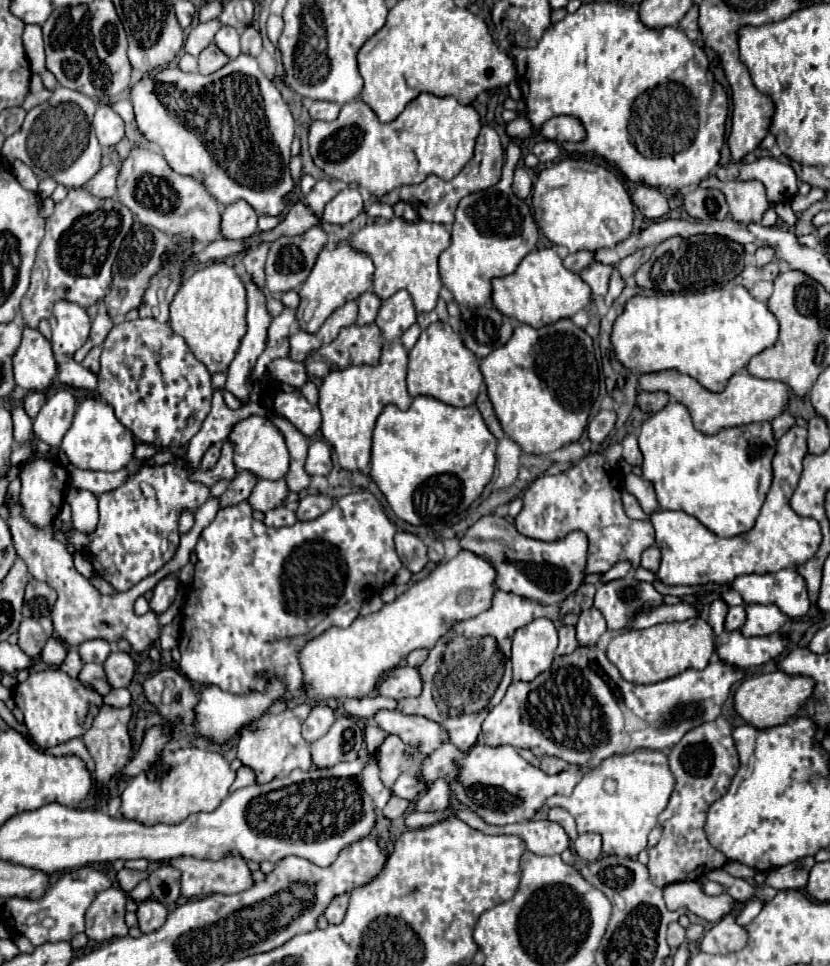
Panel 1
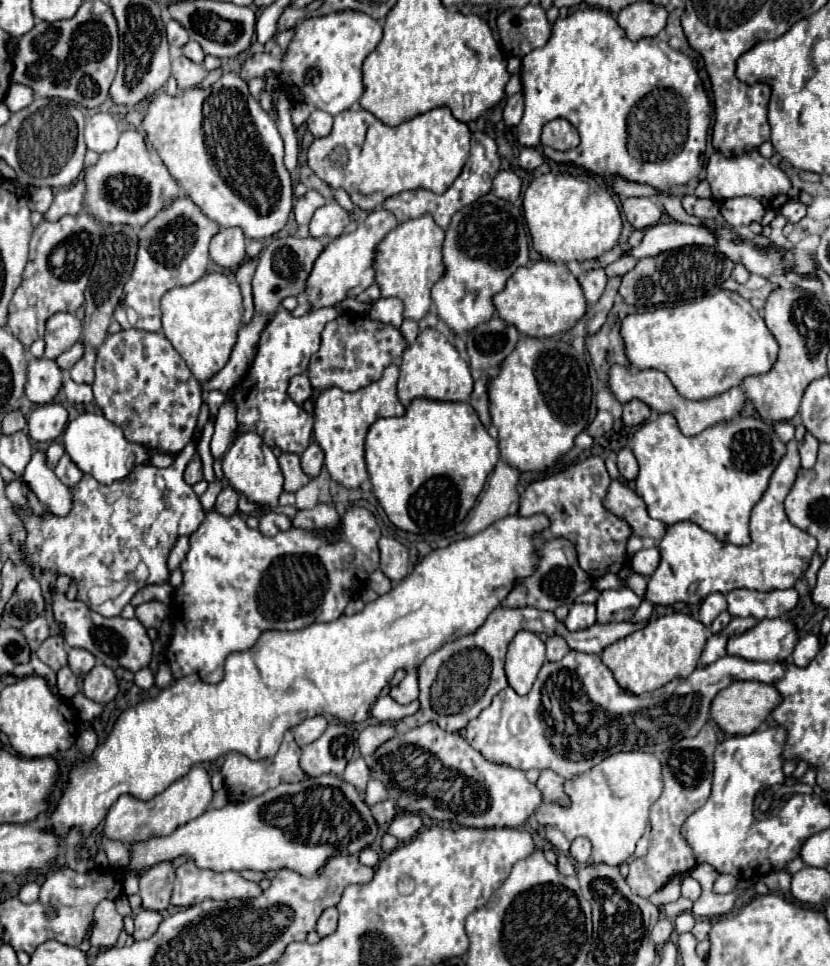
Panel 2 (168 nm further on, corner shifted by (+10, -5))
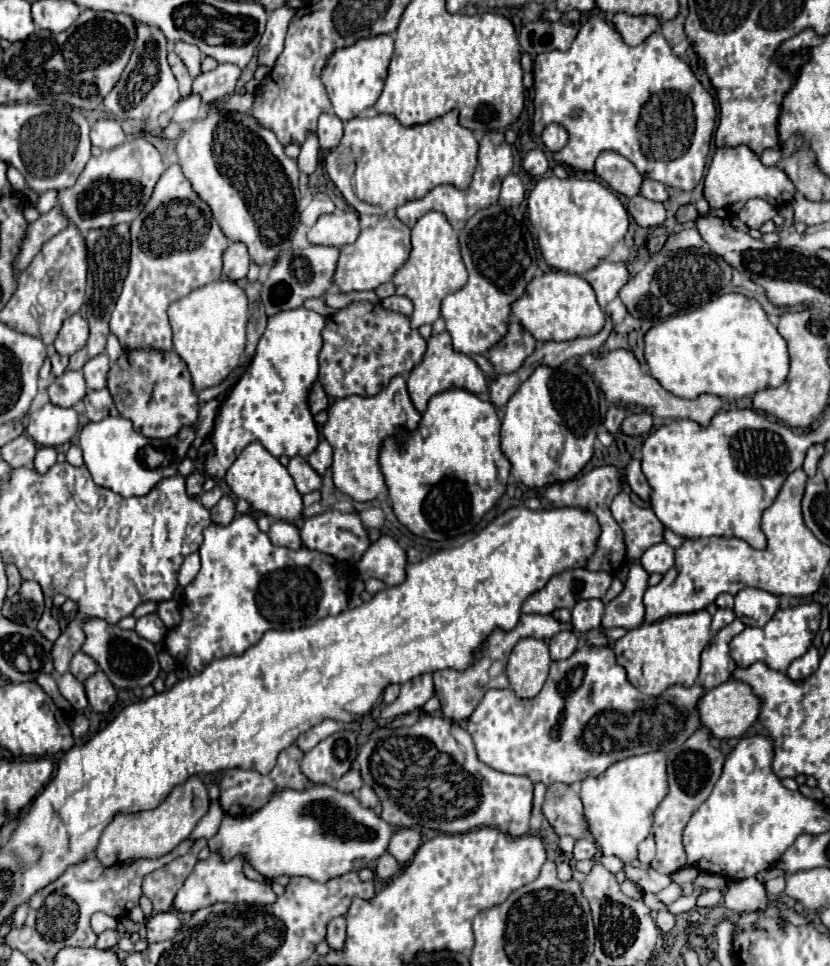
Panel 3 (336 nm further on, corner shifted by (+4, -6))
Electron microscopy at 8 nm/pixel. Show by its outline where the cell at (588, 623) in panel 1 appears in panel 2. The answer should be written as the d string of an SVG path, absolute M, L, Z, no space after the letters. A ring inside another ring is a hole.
M575 603L565 619L565 627L569 631L581 631L585 627L591 627L593 623L595 623L595 605L589 603Z

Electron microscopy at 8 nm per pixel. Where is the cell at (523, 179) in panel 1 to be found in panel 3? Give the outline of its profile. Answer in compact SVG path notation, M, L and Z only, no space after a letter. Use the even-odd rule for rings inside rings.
M509 174L503 178L503 186L501 186L501 196L499 196L499 204L503 206L519 206L525 198L525 188L519 176Z

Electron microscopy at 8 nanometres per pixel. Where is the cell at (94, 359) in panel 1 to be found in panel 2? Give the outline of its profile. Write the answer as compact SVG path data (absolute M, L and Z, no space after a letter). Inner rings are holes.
M87 349L83 353L83 357L75 363L75 367L71 369L71 379L75 383L87 383L91 385L95 375L93 375L93 365L95 365L95 349Z

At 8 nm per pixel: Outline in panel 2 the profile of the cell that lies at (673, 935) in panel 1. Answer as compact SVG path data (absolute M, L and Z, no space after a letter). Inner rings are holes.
M661 917L661 919L655 923L655 927L651 929L651 939L653 939L657 945L663 945L665 941L669 941L671 931L673 931L673 923L671 923L671 919Z

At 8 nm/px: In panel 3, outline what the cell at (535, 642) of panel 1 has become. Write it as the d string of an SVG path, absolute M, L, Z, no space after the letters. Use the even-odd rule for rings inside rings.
M537 638L519 640L507 662L511 690L519 698L537 696L547 680L549 664L551 664L549 648L543 640Z

